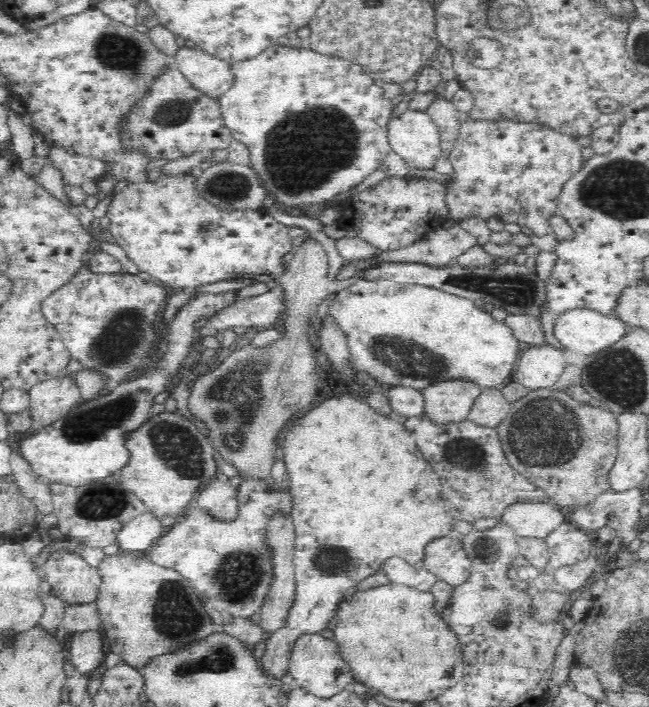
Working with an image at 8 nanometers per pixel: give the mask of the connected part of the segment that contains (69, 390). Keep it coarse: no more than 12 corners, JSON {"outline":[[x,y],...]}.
{"outline":[[69,373],[26,391],[43,428],[84,402]]}

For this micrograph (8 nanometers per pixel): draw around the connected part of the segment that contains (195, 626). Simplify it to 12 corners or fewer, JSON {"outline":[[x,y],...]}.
{"outline":[[96,564],[110,652],[140,668],[216,631],[174,568]]}

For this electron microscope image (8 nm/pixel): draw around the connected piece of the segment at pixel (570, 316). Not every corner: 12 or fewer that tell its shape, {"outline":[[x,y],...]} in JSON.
{"outline":[[586,308],[553,316],[552,336],[567,350],[594,354],[627,327]]}

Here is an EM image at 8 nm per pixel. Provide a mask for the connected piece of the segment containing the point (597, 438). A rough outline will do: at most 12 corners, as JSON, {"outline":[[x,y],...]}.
{"outline":[[500,386],[508,466],[560,506],[611,488],[619,423],[574,392]]}

